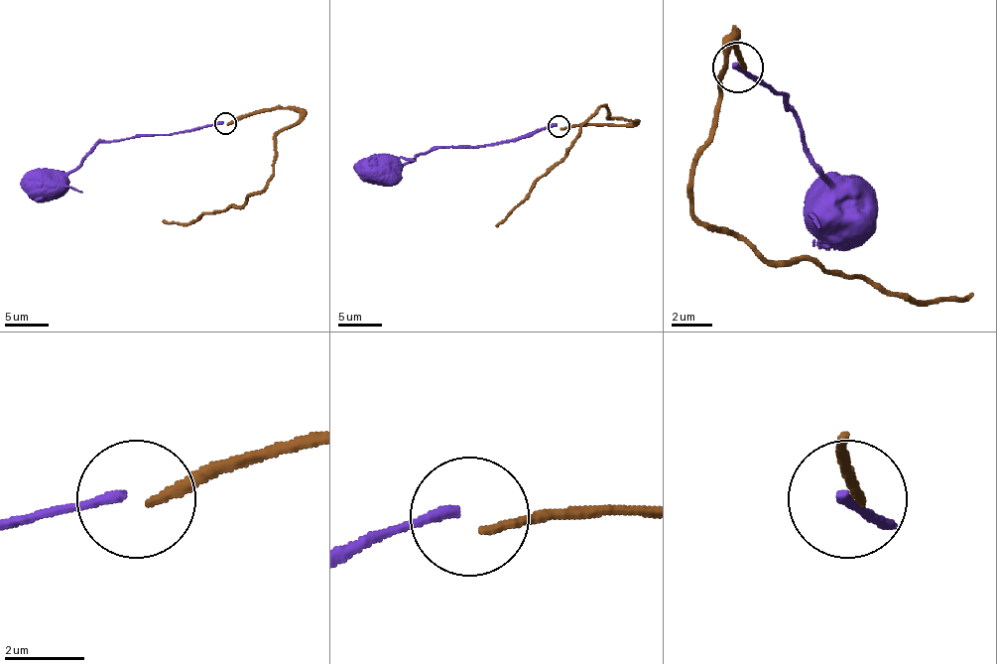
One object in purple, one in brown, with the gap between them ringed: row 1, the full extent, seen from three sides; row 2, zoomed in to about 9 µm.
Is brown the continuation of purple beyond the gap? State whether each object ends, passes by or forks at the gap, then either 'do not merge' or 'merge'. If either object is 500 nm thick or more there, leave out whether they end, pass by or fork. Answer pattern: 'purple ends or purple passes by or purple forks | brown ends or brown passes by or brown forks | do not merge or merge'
purple ends | brown ends | do not merge

